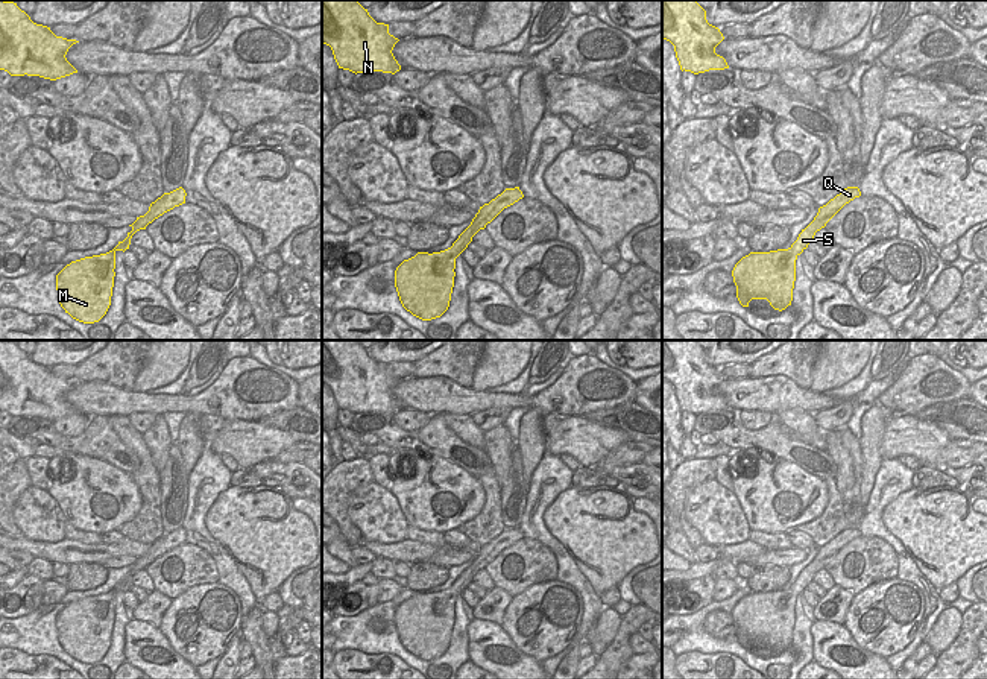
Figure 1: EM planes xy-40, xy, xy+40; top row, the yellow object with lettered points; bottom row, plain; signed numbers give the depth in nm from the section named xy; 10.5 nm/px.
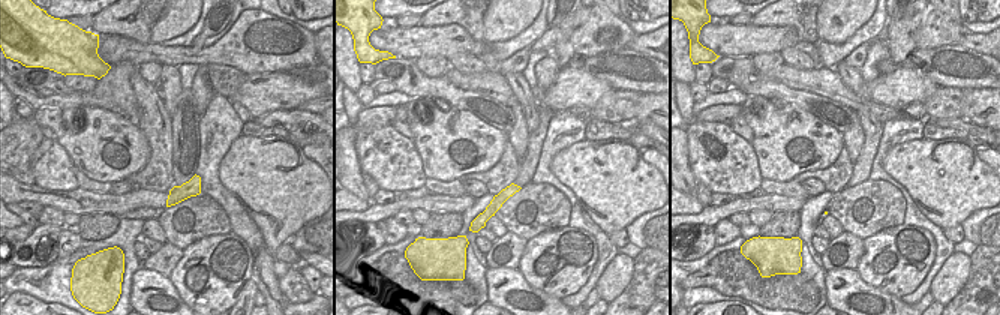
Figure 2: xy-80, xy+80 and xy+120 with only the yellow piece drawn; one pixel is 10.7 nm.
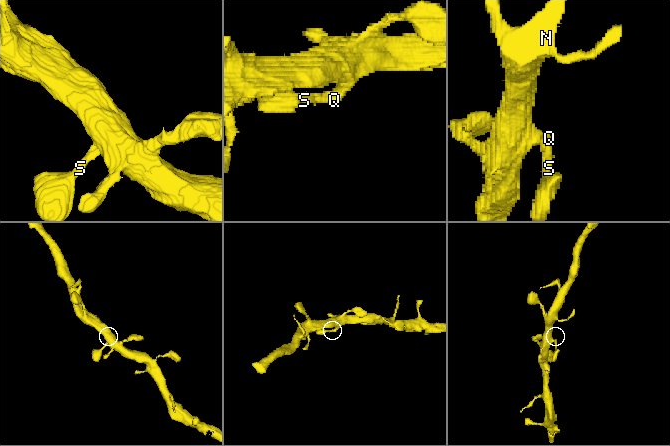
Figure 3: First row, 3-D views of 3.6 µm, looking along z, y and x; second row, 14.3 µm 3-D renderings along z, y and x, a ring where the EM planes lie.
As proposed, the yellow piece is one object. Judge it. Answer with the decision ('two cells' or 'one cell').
one cell

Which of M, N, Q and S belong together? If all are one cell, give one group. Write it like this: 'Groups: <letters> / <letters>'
Groups: M N Q S.

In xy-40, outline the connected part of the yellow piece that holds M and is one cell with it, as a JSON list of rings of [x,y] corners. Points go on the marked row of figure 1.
[[[182,187],[164,193],[150,204],[144,216],[129,225],[132,228],[128,237],[118,245],[100,255],[85,257],[67,264],[56,275],[58,301],[61,307],[73,319],[84,324],[99,322],[111,305],[114,276],[115,276],[115,252],[129,249],[132,235],[146,229],[149,223],[164,213],[185,204],[185,190]]]

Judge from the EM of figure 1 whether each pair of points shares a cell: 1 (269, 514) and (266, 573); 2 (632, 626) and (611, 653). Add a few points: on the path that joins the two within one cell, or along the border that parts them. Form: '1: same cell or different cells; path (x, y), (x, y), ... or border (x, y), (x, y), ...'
1: same cell; path (266, 529), (266, 558)
2: same cell; path (626, 632), (617, 647)

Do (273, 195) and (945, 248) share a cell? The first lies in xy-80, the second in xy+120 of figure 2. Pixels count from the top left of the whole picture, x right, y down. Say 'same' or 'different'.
different

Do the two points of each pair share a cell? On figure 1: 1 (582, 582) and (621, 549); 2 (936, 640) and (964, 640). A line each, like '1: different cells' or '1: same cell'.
1: different cells
2: different cells

